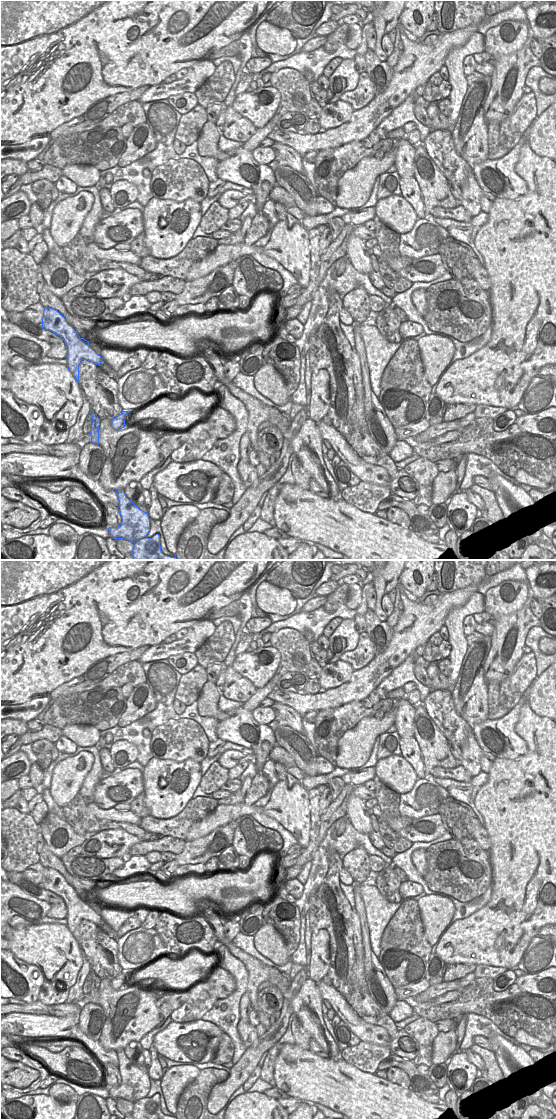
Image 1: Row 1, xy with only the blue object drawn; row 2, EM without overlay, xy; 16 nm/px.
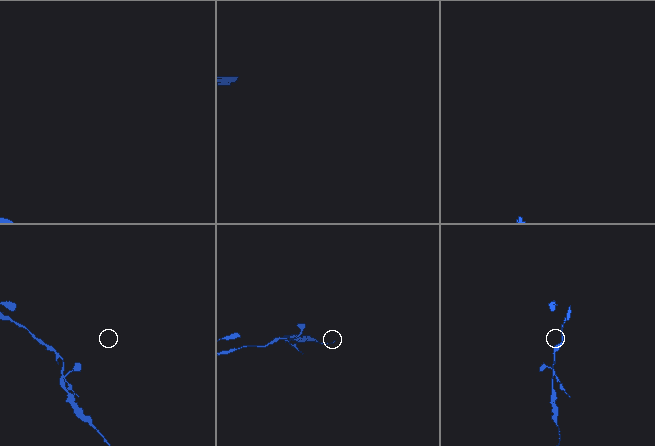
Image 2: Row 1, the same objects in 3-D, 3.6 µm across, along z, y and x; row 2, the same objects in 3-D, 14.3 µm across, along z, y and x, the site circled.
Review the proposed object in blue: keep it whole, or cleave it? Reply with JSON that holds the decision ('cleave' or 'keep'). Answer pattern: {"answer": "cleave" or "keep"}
{"answer": "cleave"}

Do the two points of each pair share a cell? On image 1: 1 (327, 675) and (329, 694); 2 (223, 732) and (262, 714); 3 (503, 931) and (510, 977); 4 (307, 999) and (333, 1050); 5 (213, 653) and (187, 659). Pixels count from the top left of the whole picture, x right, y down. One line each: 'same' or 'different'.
1: different
2: different
3: different
4: same
5: different

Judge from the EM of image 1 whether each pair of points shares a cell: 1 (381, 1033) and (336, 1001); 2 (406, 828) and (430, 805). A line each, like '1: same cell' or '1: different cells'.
1: same cell
2: different cells

